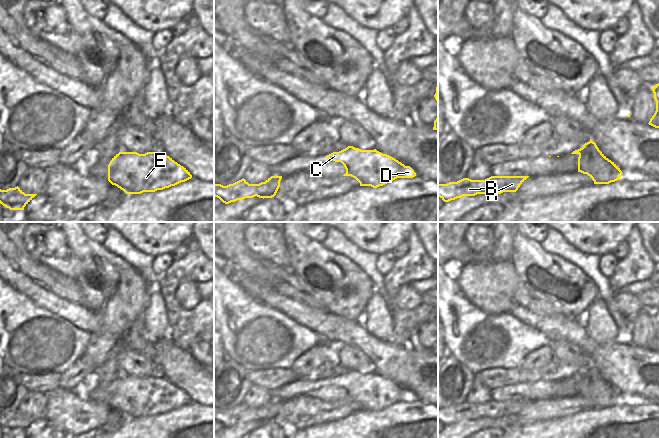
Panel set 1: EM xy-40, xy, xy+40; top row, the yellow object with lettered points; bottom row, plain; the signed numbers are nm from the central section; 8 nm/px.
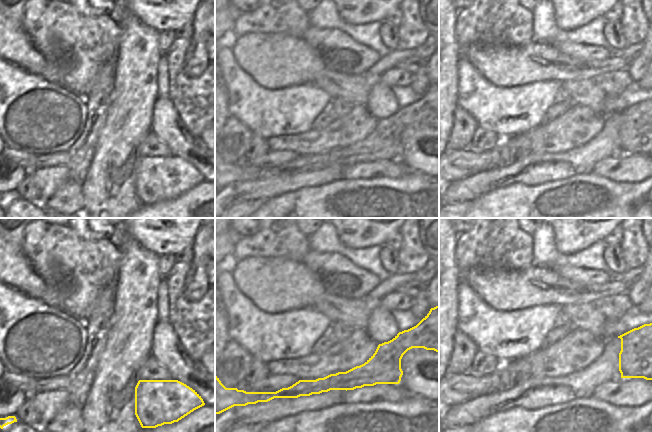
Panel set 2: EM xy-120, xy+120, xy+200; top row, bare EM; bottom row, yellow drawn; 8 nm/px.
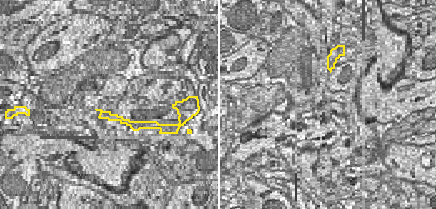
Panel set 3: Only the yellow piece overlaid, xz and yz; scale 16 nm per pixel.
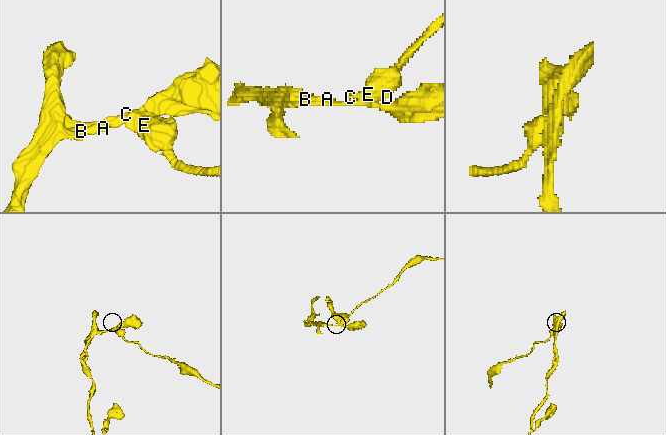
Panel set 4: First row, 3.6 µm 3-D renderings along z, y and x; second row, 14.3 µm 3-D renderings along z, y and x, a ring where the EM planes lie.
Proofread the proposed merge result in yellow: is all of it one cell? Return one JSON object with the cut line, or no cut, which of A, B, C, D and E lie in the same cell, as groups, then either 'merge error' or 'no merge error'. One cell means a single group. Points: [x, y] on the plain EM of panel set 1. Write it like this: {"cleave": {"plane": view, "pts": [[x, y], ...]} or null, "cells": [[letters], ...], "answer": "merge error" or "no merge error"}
{"cleave": {"plane": "xy+40", "pts": [[598, 373], [592, 372], [579, 379]]}, "cells": [["A", "B"], ["C", "D", "E"]], "answer": "merge error"}

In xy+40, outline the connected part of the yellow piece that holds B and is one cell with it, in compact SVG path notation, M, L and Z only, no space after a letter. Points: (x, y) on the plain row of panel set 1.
M491 400L485 404L463 402L457 406L438 408L438 420L449 426L463 420L516 416L529 400Z

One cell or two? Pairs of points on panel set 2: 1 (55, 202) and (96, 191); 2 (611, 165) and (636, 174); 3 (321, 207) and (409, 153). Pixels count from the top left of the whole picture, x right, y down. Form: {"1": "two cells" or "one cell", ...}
{"1": "two cells", "2": "one cell", "3": "two cells"}

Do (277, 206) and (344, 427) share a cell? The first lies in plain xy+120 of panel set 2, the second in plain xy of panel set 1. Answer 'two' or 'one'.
one

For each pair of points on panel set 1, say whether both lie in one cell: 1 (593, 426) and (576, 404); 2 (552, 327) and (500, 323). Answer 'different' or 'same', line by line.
1: different
2: different

